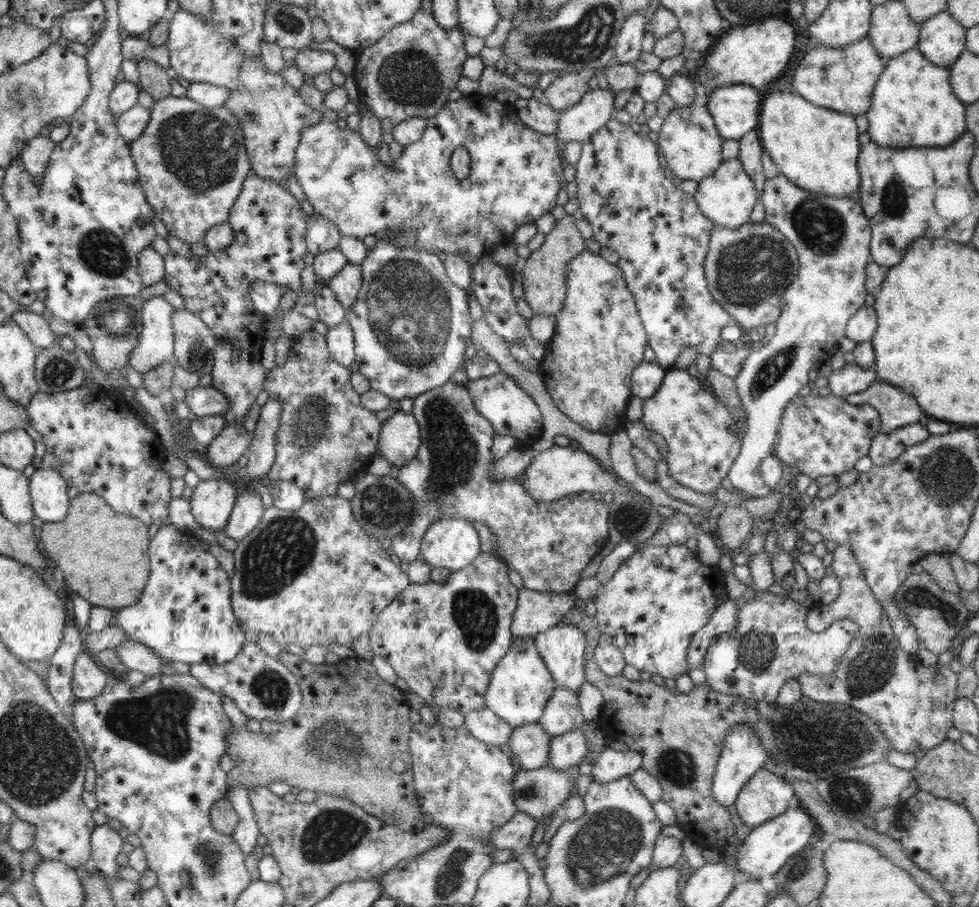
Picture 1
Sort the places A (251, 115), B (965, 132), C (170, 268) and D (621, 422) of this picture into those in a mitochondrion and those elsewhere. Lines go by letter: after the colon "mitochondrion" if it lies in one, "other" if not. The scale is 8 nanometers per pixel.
A: mitochondrion
B: other
C: other
D: other

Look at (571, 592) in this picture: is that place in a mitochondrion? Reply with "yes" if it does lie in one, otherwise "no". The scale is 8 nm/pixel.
no

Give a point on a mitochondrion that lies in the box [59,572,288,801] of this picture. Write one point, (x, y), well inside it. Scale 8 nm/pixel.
(157, 722)

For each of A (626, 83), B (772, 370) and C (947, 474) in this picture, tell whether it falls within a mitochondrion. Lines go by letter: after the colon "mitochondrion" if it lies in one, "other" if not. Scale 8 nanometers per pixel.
A: other
B: mitochondrion
C: mitochondrion

